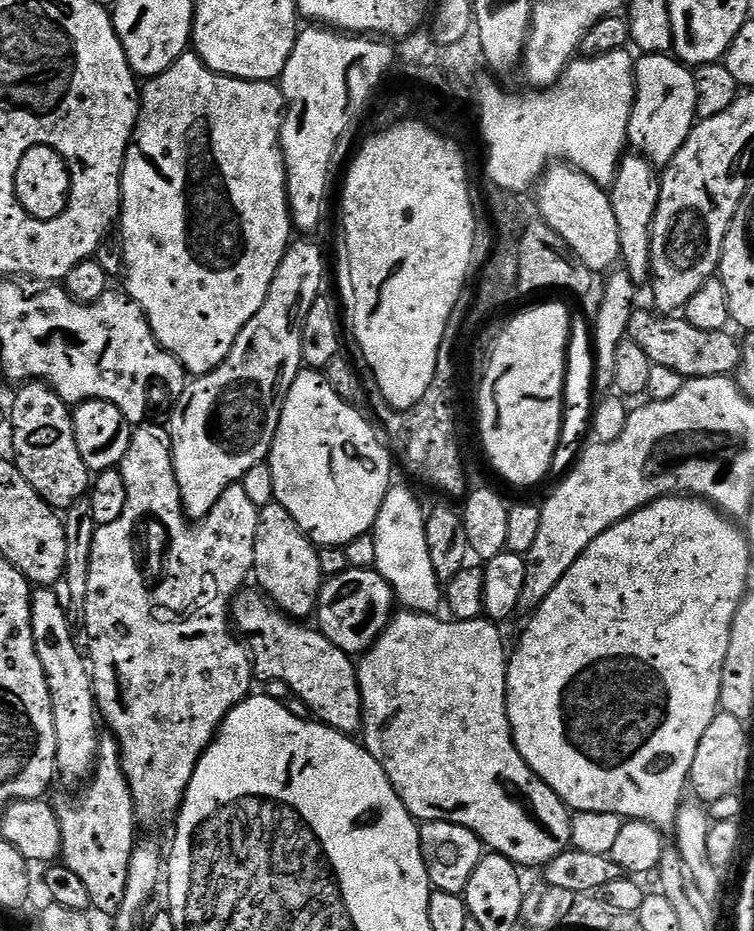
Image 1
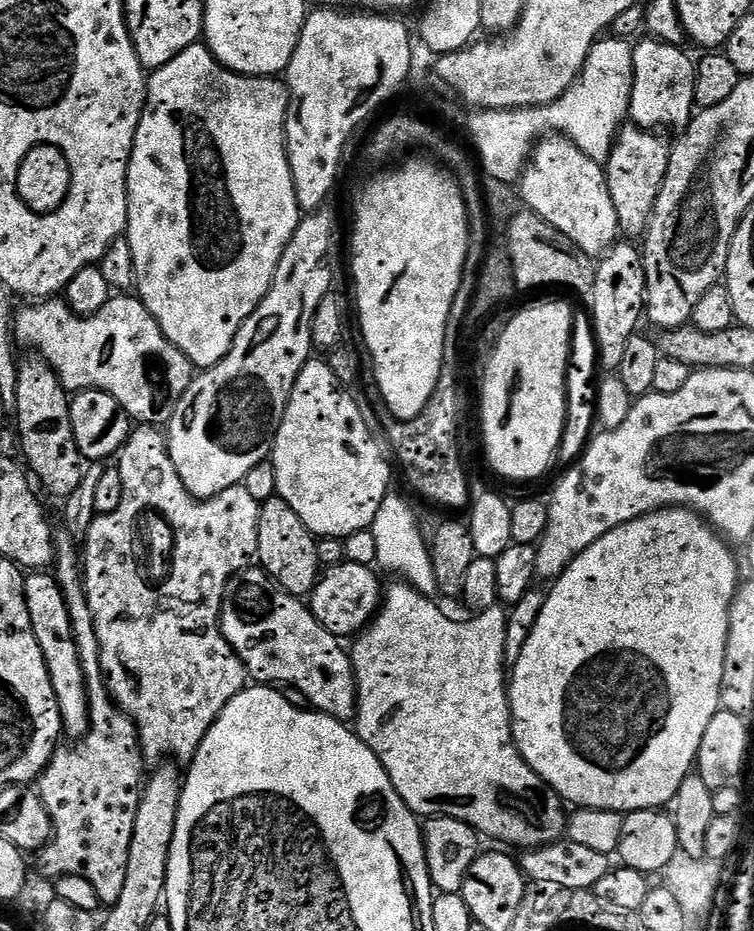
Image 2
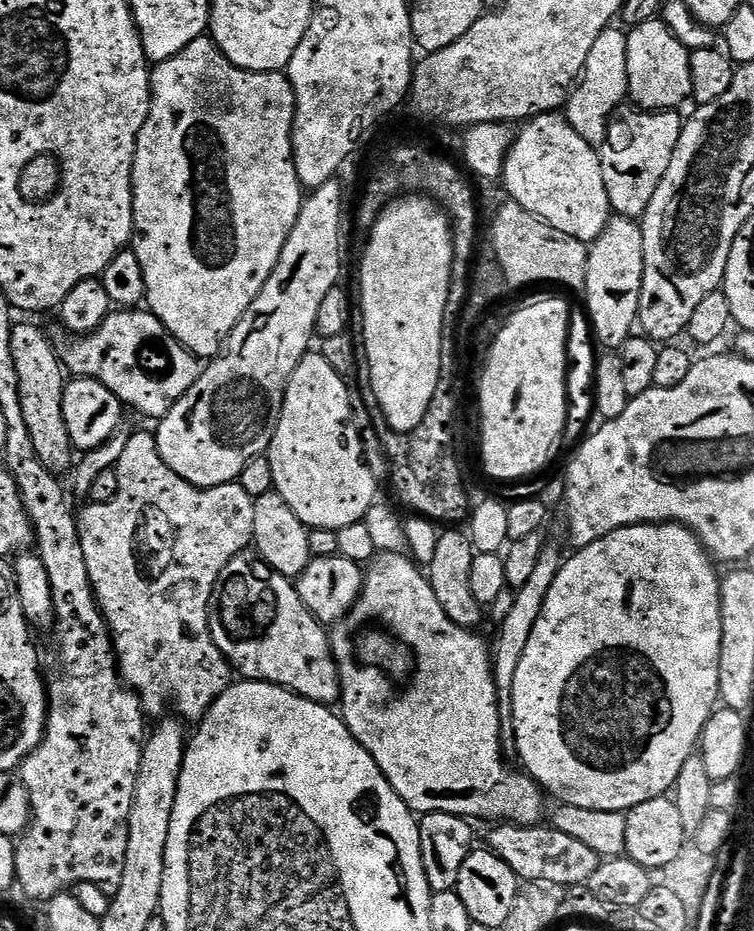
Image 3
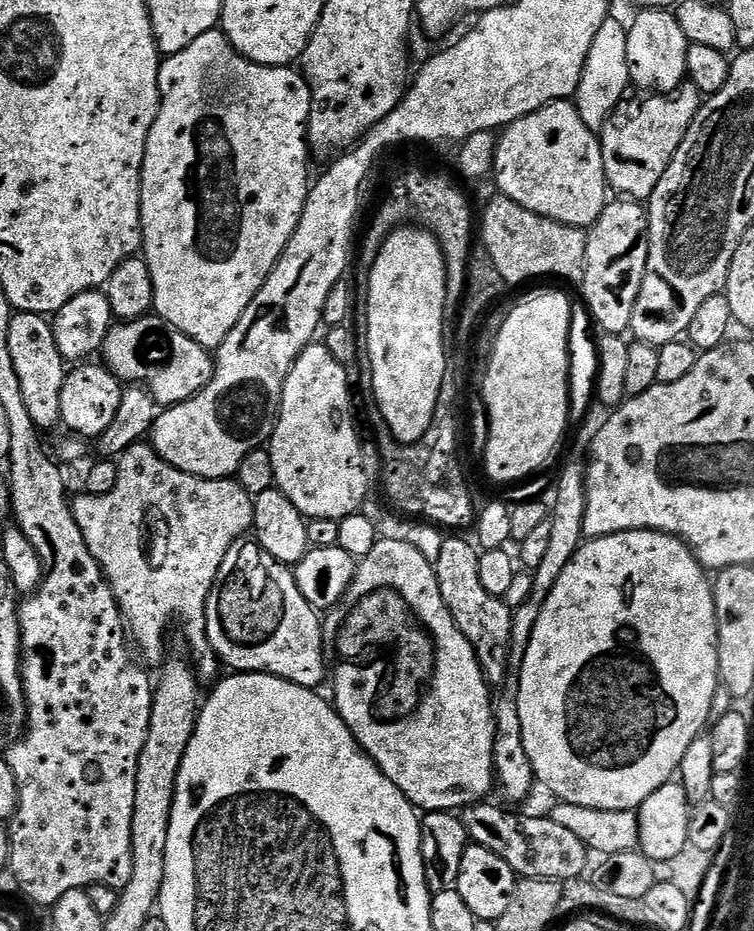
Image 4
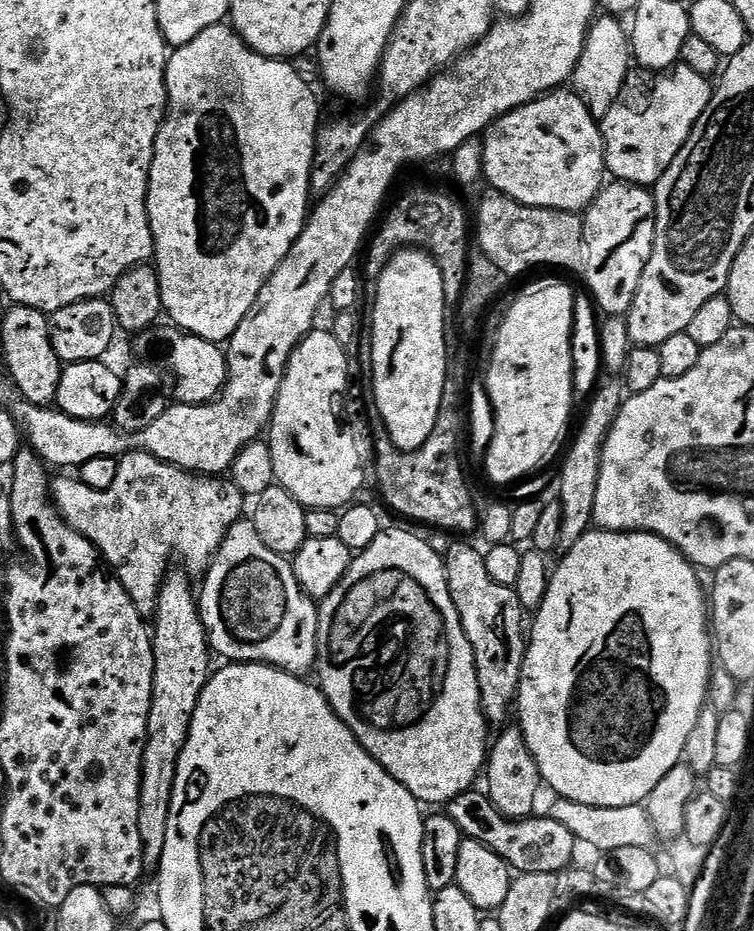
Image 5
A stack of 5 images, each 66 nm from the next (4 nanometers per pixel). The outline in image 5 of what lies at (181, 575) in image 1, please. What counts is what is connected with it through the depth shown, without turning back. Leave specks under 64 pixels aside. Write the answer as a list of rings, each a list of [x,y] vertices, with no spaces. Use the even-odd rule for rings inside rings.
[[[135,450],[136,452],[128,452],[119,457],[118,460],[118,478],[114,478],[114,486],[110,486],[106,490],[94,490],[90,486],[86,486],[78,478],[70,477],[71,475],[64,474],[61,480],[53,479],[50,484],[50,495],[53,504],[60,511],[60,517],[78,534],[86,537],[97,550],[100,551],[101,557],[106,561],[109,569],[115,572],[116,577],[122,582],[122,586],[126,586],[126,594],[130,594],[130,598],[134,602],[134,606],[138,608],[141,614],[152,614],[156,611],[156,600],[160,596],[160,586],[164,582],[166,575],[166,567],[164,563],[176,555],[186,567],[187,571],[200,572],[199,574],[207,573],[208,567],[212,564],[212,559],[215,558],[216,552],[222,546],[222,542],[226,538],[226,534],[233,528],[237,522],[245,515],[244,503],[246,497],[244,493],[238,490],[238,486],[232,483],[228,478],[201,478],[199,475],[186,472],[183,468],[175,468],[173,464],[168,464],[164,460],[158,459],[157,456],[151,456],[149,452],[143,450]]]

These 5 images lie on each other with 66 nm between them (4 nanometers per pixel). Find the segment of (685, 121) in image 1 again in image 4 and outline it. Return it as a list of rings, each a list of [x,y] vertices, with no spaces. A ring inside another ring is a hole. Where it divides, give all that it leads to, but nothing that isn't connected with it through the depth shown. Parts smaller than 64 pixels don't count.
[[[672,10],[637,11],[632,24],[627,25],[626,58],[630,70],[630,81],[648,94],[667,94],[676,91],[685,83],[688,67],[686,54],[688,53],[688,39],[682,34],[682,26],[678,26],[678,18]]]

